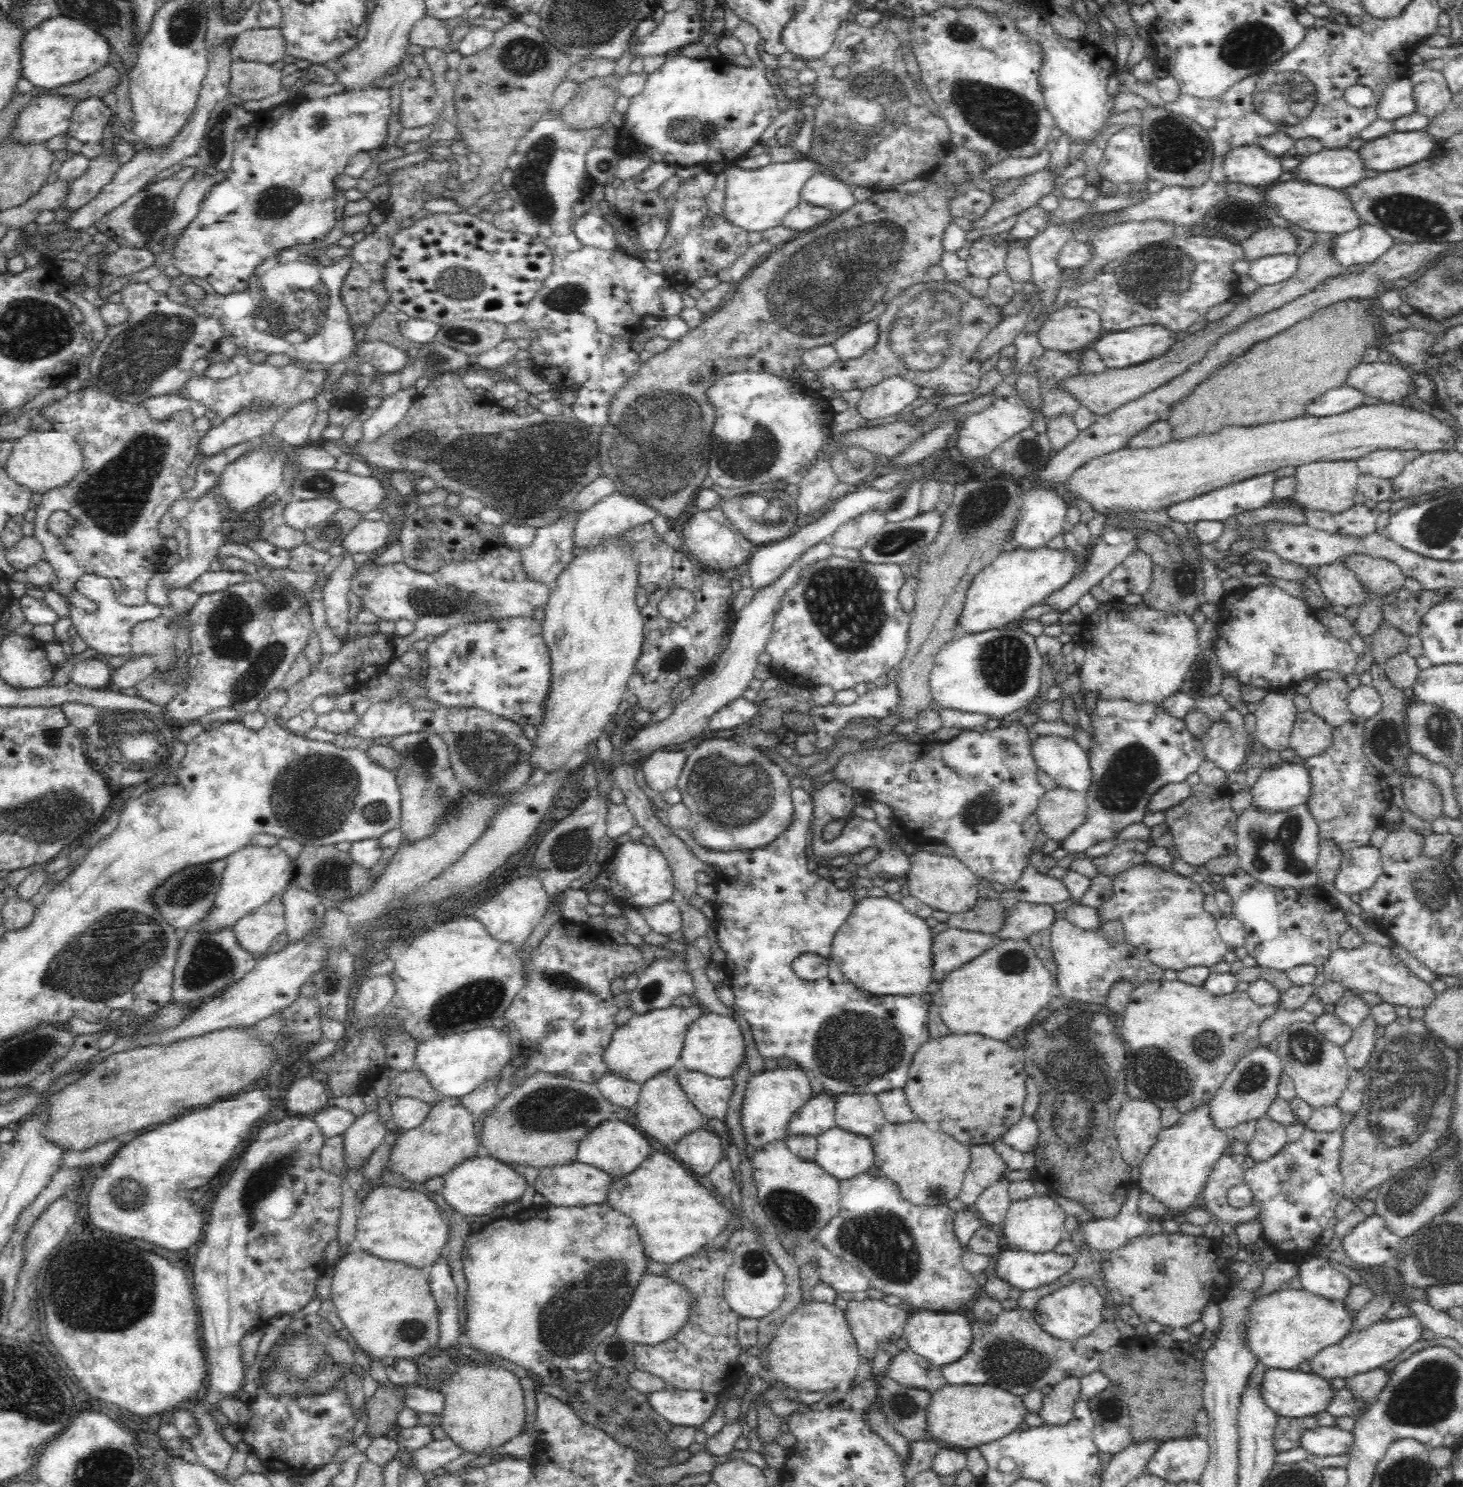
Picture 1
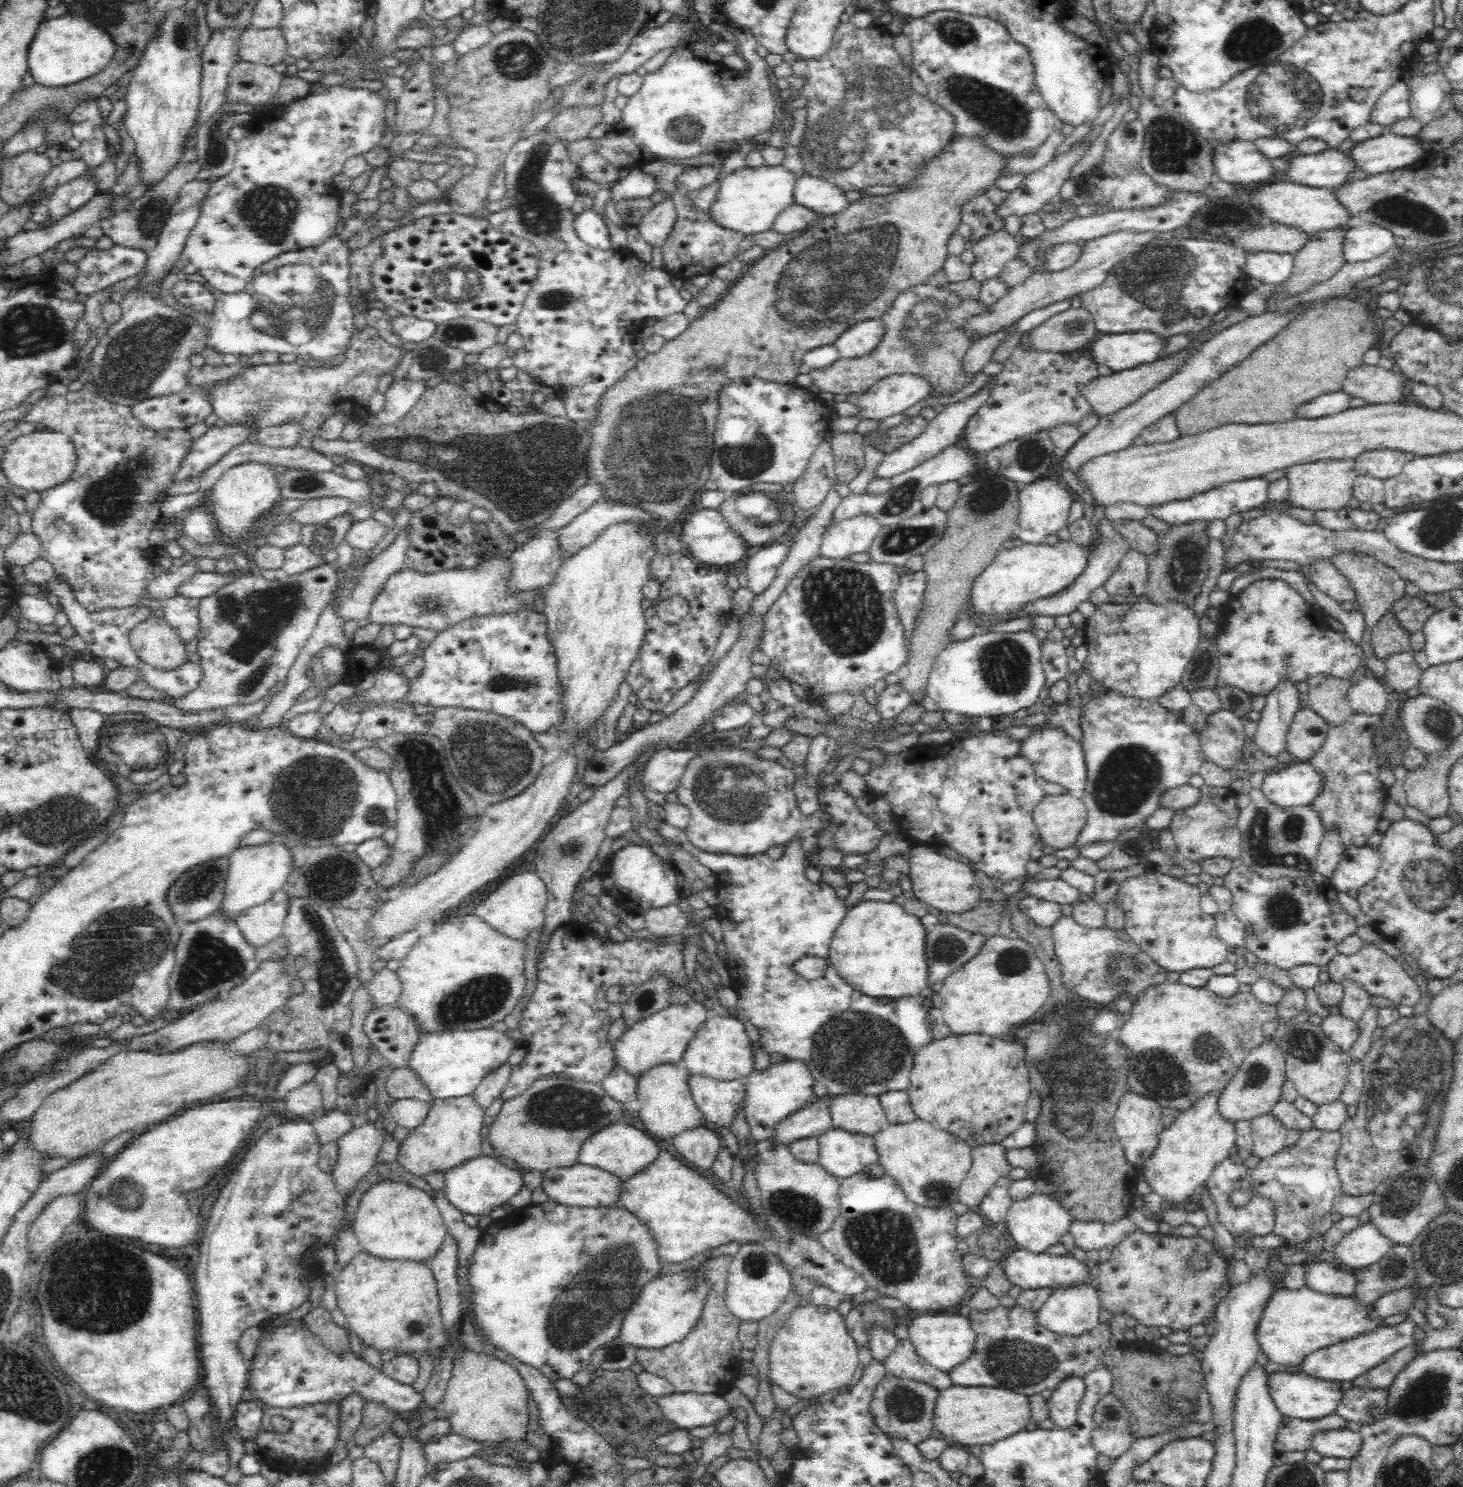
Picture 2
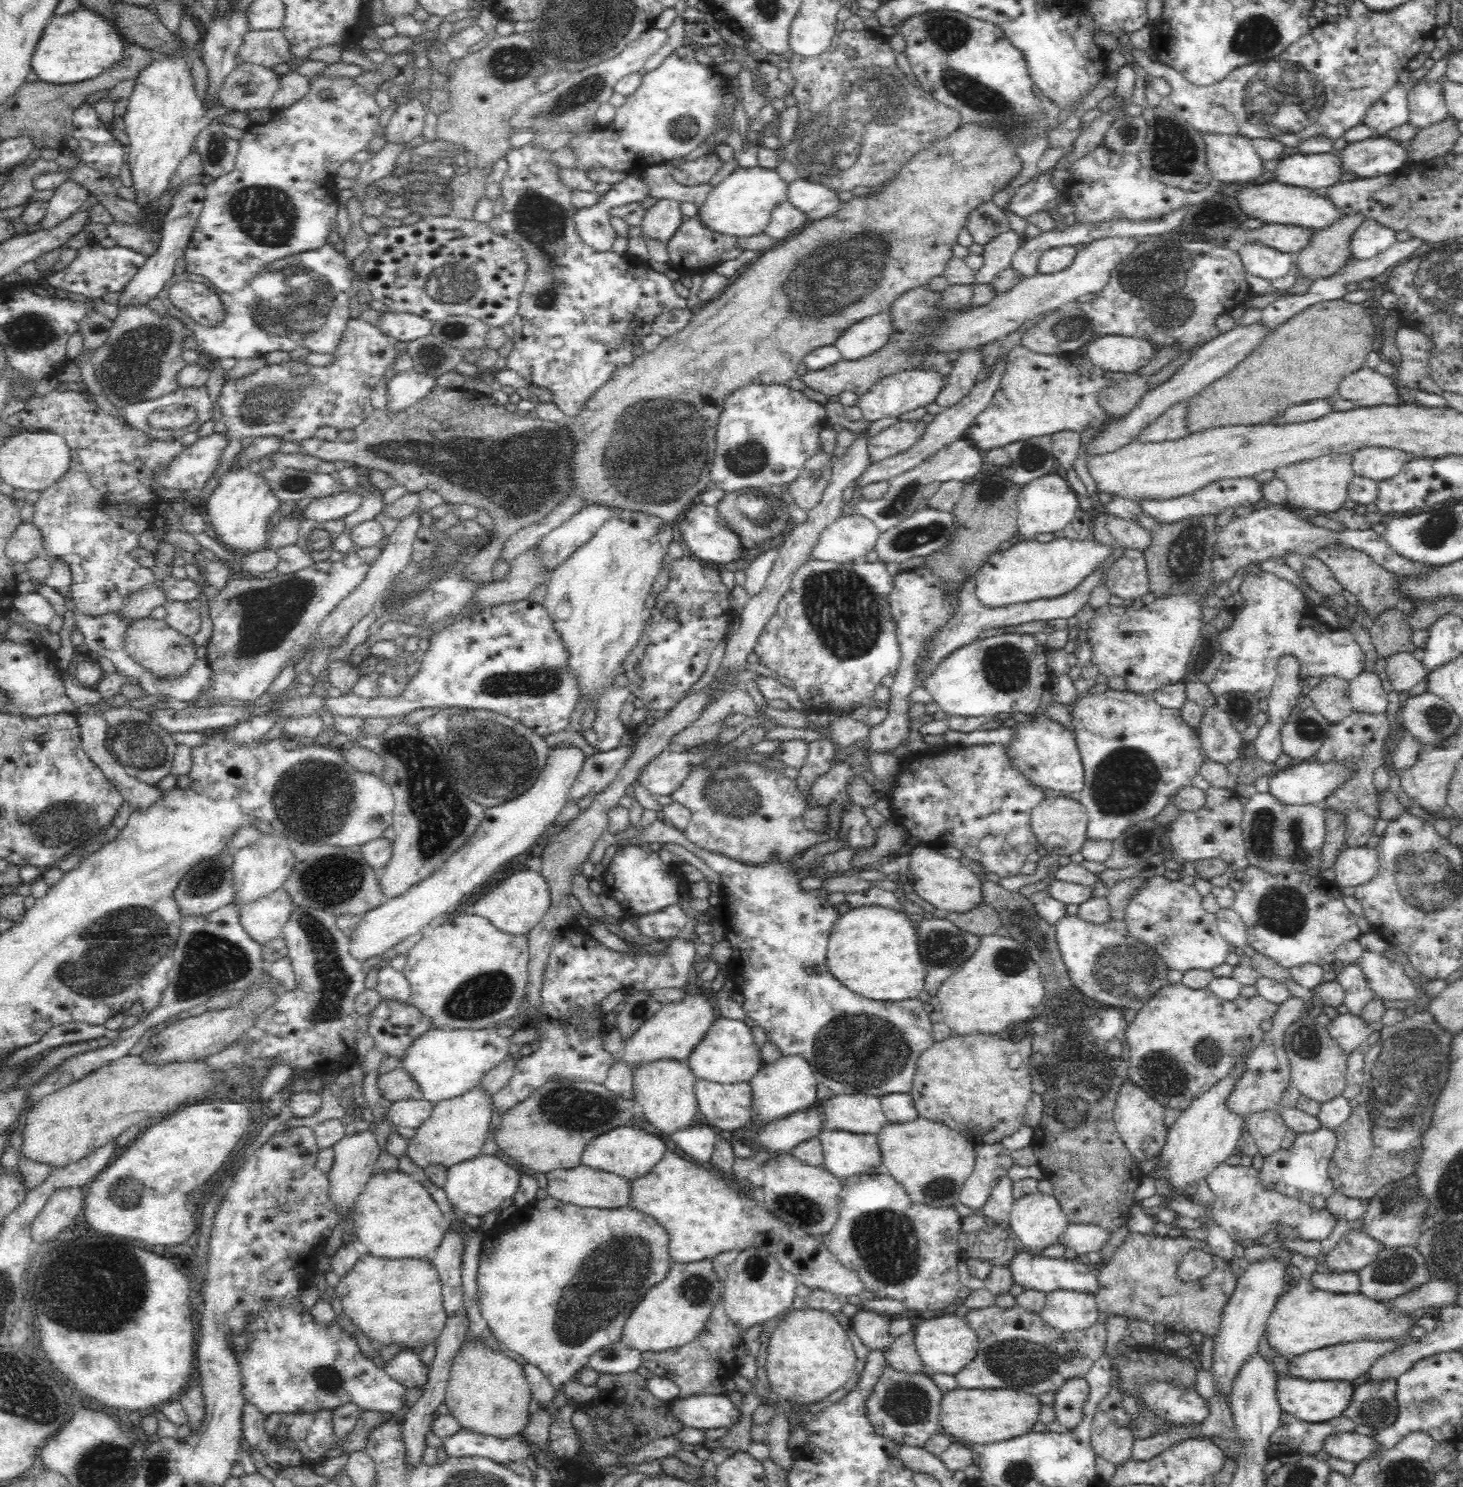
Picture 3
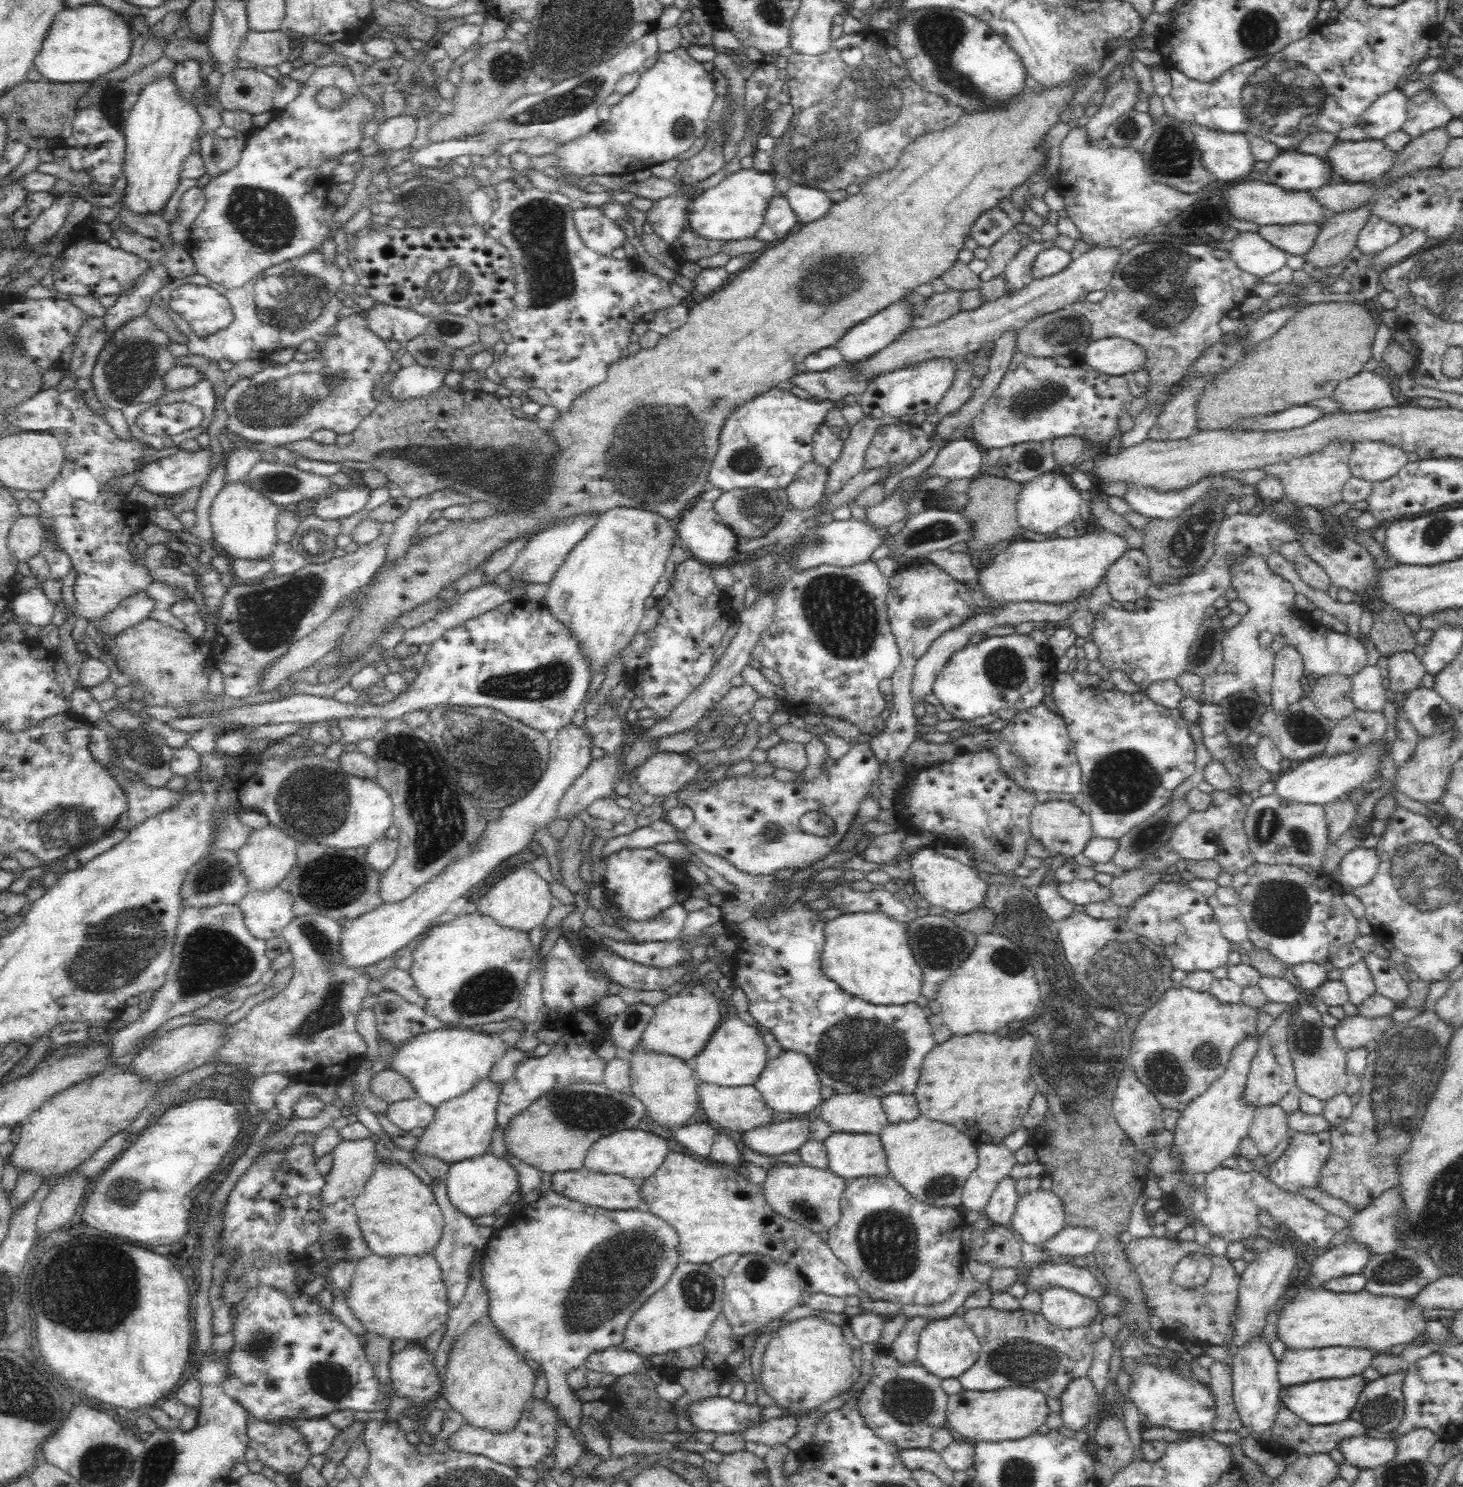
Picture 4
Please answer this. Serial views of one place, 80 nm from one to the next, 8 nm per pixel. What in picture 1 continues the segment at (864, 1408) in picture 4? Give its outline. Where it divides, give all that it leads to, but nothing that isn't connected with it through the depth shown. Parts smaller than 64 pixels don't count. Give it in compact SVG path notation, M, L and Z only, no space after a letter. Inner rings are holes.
M884 1378L877 1398L888 1424L909 1441L926 1437L926 1408L930 1404L926 1390L901 1386L890 1378Z

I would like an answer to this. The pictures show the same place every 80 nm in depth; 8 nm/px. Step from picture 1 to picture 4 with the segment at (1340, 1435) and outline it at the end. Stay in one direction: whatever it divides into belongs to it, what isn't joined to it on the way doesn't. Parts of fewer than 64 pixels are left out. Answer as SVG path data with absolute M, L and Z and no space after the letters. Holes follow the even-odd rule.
M1367 1435L1346 1436L1338 1444L1338 1449L1345 1462L1362 1468L1376 1468L1388 1464L1396 1454L1396 1443L1388 1439L1378 1439Z

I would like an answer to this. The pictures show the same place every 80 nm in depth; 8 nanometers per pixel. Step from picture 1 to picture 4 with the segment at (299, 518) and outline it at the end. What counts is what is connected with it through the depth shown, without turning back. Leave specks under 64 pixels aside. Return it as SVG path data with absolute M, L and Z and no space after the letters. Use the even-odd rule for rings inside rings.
M362 487L335 488L322 496L308 513L322 520L338 520L362 510L368 502L370 492Z

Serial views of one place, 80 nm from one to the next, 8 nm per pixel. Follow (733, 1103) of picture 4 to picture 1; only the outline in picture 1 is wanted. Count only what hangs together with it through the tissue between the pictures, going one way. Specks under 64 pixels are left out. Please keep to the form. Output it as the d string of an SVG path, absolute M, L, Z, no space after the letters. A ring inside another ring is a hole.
M684 1067L676 1072L676 1081L705 1119L725 1121L730 1090L734 1086L732 1077L716 1078Z

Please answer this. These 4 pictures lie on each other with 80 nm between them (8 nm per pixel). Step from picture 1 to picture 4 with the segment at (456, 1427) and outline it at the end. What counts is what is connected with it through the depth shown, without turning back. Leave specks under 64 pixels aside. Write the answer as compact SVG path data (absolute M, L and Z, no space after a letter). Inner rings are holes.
M489 1318L480 1319L459 1336L448 1353L442 1397L469 1425L496 1433L510 1432L520 1420L537 1381L524 1359Z

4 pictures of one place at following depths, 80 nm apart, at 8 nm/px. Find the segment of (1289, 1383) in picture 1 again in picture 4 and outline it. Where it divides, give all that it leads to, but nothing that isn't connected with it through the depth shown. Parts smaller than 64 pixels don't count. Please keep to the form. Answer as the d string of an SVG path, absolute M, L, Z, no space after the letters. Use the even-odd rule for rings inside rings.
M1362 1373L1350 1378L1332 1378L1322 1381L1311 1381L1297 1383L1293 1386L1281 1386L1279 1391L1279 1401L1286 1405L1288 1410L1294 1412L1298 1418L1310 1424L1332 1424L1332 1422L1342 1422L1348 1418L1350 1410L1356 1406L1358 1394L1362 1392L1367 1384L1362 1377Z

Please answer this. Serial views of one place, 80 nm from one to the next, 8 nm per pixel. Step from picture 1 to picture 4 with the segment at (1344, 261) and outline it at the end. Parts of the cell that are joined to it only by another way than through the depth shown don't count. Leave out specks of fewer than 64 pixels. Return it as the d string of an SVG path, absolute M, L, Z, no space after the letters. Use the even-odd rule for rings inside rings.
M1370 216L1356 236L1355 248L1360 250L1360 253L1374 256L1392 246L1401 237L1400 229L1394 224Z

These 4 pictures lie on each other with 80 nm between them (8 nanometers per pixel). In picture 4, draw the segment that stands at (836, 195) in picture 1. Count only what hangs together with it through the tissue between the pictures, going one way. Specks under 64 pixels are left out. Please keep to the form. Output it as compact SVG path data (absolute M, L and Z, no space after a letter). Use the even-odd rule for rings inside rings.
M802 184L791 185L785 197L800 219L800 224L823 218L836 204L826 196L826 191Z

